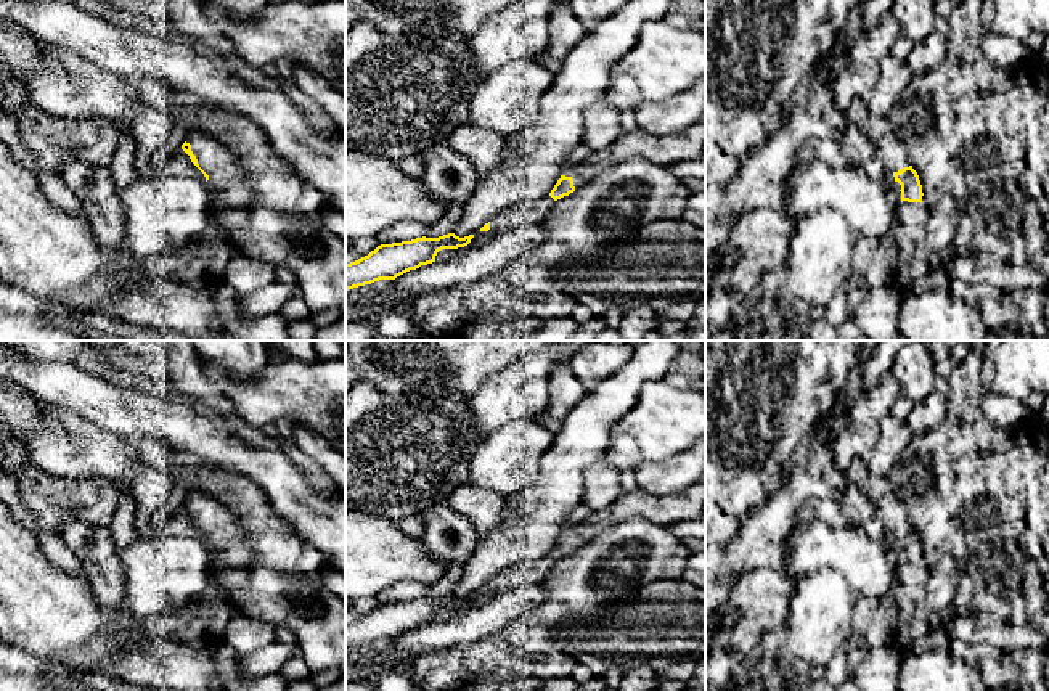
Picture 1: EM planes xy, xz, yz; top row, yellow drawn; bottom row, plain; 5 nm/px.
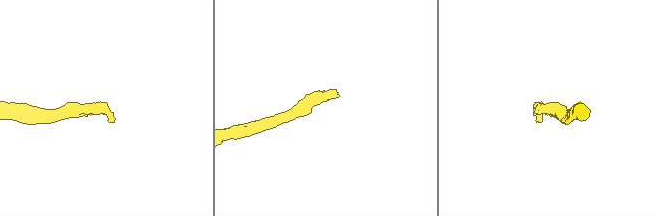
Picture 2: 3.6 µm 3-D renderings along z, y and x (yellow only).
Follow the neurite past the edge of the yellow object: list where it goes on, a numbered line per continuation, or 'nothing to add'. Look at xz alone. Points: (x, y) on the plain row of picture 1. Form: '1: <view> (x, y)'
1: xz (689, 503)

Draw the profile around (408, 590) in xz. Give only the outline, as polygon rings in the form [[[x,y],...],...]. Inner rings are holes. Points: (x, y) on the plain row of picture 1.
[[[406,580],[406,582],[397,582],[390,585],[389,588],[379,591],[374,596],[374,601],[381,604],[392,604],[392,603],[402,603],[402,601],[411,601],[416,598],[426,596],[431,585]]]

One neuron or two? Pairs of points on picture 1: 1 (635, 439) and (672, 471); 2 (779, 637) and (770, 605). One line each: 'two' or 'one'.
1: two
2: two

